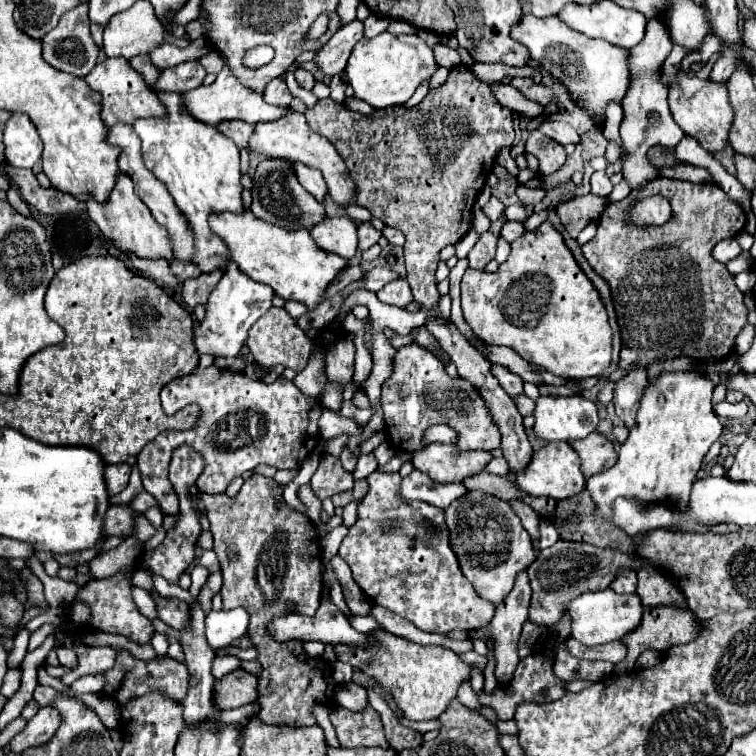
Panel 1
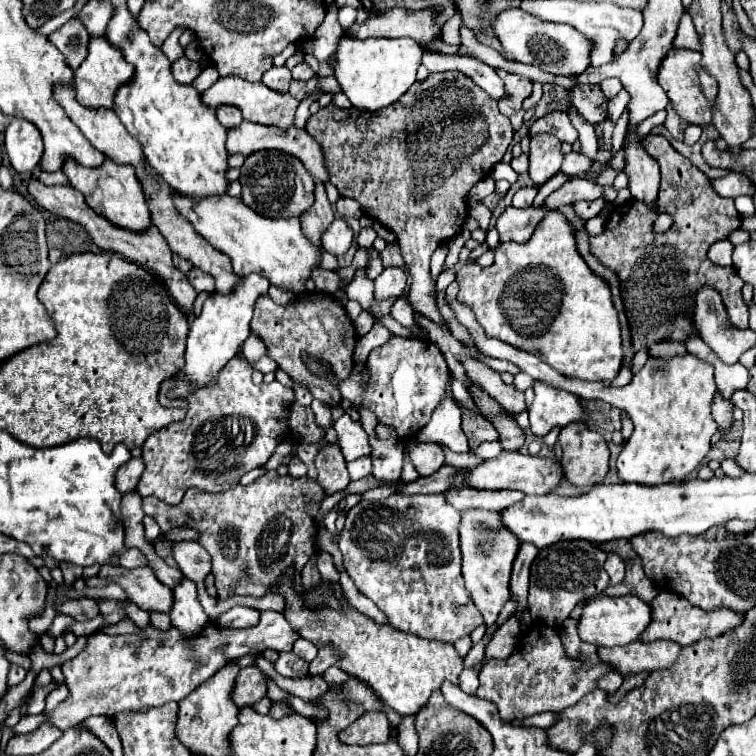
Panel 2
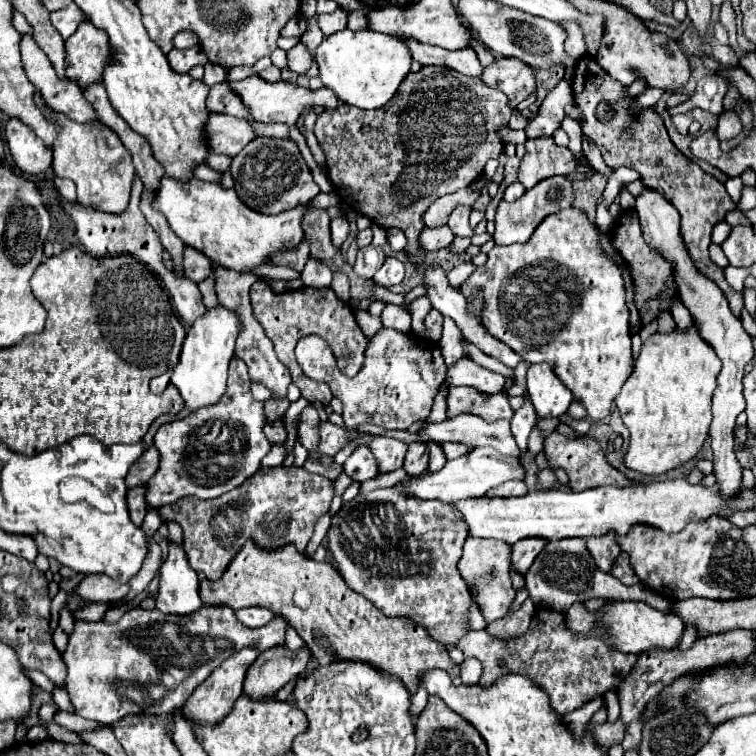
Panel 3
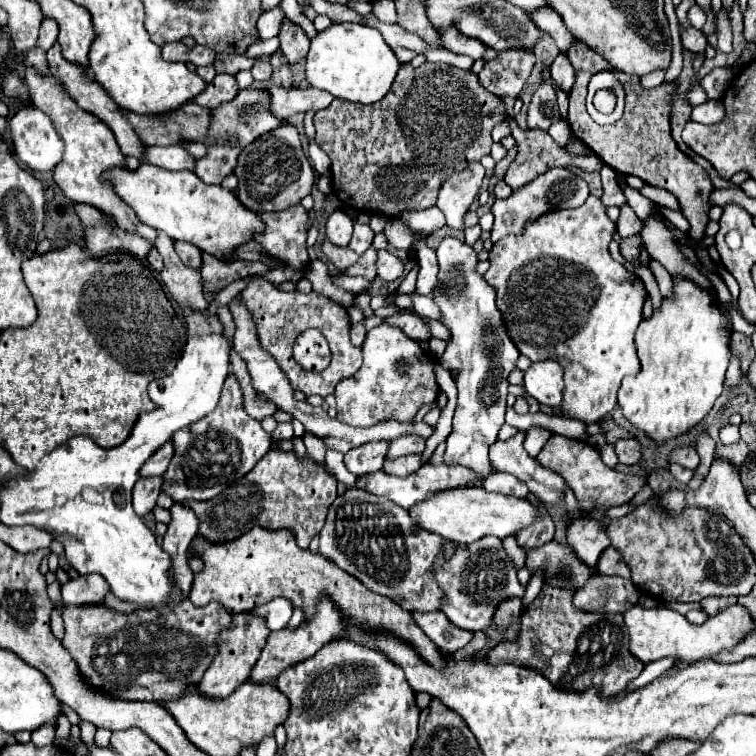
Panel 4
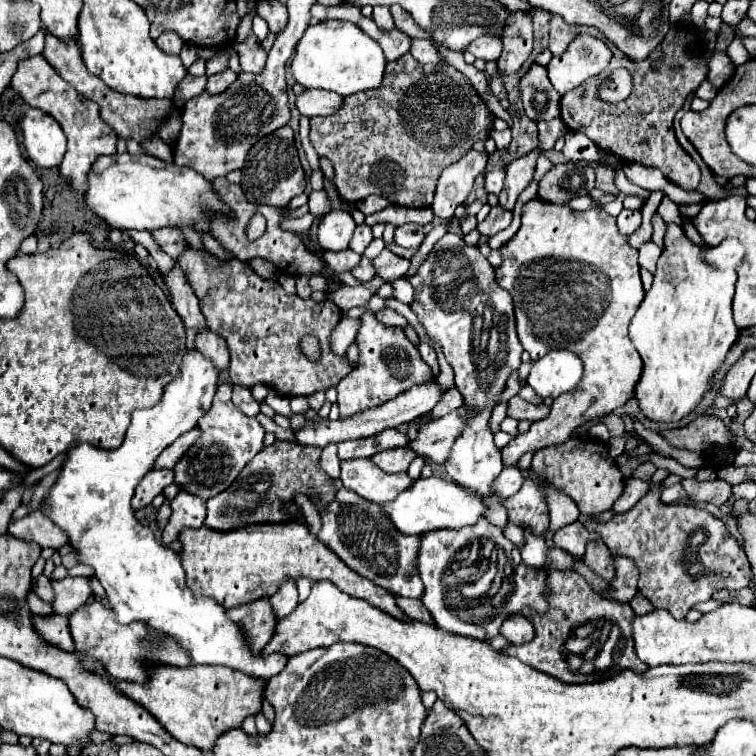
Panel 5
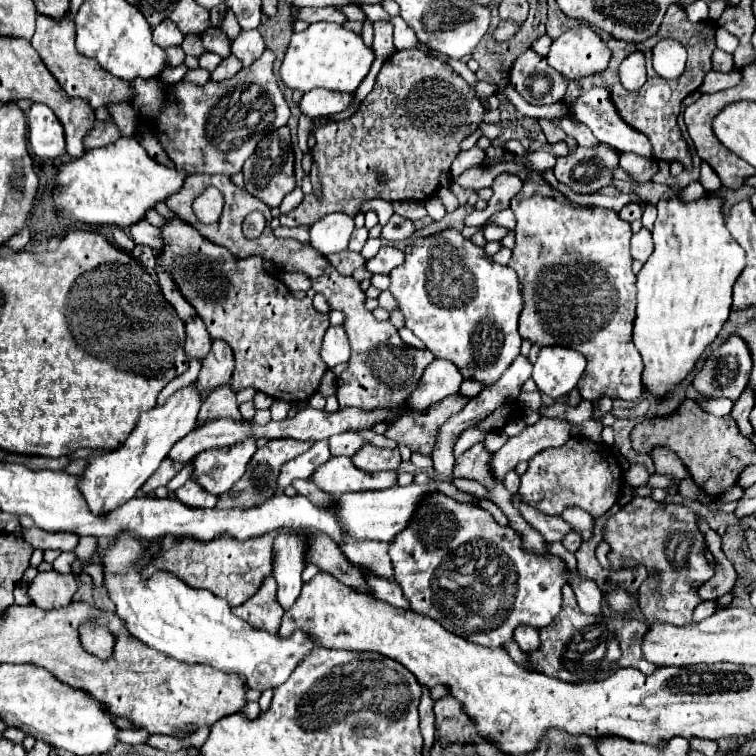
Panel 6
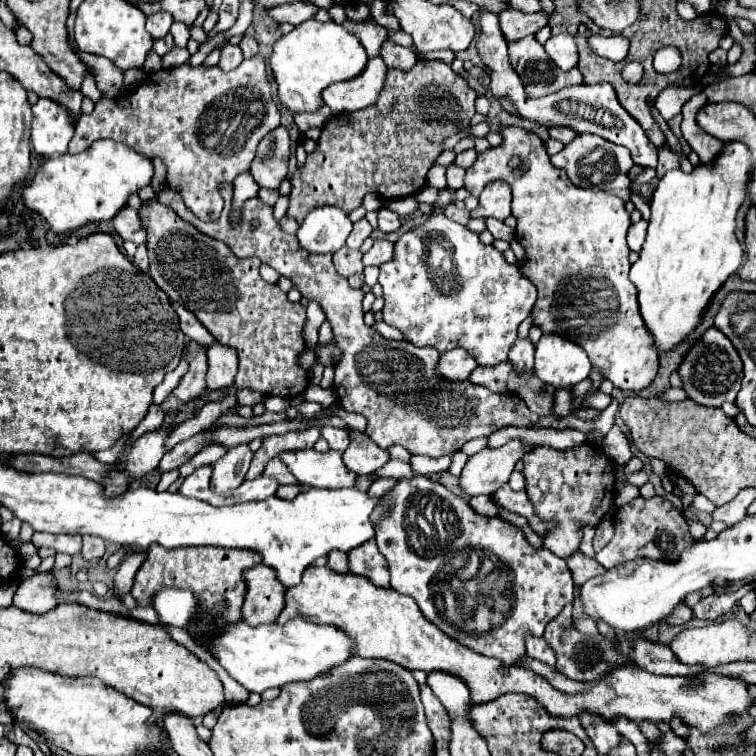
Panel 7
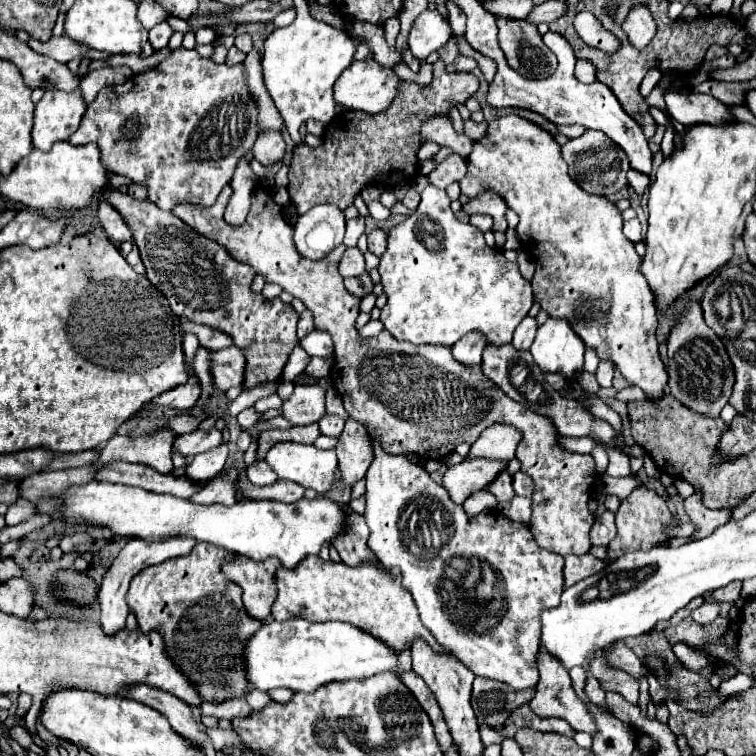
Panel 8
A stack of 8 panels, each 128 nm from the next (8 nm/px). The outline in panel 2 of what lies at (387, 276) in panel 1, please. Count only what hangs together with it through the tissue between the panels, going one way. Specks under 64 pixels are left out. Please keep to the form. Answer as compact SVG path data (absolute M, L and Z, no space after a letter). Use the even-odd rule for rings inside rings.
M370 248L370 254L372 254L372 260L370 260L370 264L366 266L366 276L368 276L370 280L376 280L378 274L384 270L384 266L382 266L382 260L380 260L380 256L378 256L378 252L376 252L374 248ZM321 268L314 270L312 280L314 280L316 288L318 288L318 290L324 290L326 294L334 294L334 292L342 286L335 272Z

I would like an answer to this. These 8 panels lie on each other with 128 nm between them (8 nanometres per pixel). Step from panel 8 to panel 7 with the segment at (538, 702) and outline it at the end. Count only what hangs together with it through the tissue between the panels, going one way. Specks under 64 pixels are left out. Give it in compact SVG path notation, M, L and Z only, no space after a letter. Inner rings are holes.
M526 638L526 654L544 664L550 664L550 666L556 664L554 650L548 646L548 642L544 638ZM582 714L580 722L600 754L608 754L612 748L620 746L622 742L620 732L612 724L608 724L604 718L600 718L598 714Z

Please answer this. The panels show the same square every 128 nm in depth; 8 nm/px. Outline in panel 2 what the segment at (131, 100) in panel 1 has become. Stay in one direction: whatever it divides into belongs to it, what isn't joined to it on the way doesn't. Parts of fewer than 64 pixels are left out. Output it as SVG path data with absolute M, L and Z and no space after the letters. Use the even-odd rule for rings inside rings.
M90 38L90 46L88 46L88 56L86 60L80 64L80 68L74 72L76 76L76 98L82 106L86 108L112 108L114 104L114 94L118 92L118 86L122 82L130 82L130 74L134 74L134 66L130 66L124 58L122 52L112 46L106 38Z

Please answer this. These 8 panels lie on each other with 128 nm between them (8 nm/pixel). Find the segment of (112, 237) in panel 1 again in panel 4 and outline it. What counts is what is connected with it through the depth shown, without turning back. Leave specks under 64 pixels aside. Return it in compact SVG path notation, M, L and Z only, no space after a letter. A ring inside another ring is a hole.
M26 68L24 72L24 80L30 86L30 98L34 102L34 106L38 110L42 110L44 114L48 114L48 118L54 122L54 128L58 130L58 136L64 142L64 156L58 162L58 166L54 168L54 182L62 188L62 192L72 200L72 202L84 202L90 204L98 210L102 210L104 214L110 214L114 218L118 218L120 226L136 232L148 240L154 240L154 230L148 228L146 224L138 222L134 210L130 210L130 206L126 206L122 202L122 198L118 198L118 194L114 194L114 188L110 186L110 182L102 180L102 172L108 168L126 168L126 158L120 152L120 148L116 146L116 138L112 134L112 130L102 124L100 118L96 118L94 114L78 108L78 104L64 92L62 84L58 84L58 78L54 78L52 74L44 76L34 68Z

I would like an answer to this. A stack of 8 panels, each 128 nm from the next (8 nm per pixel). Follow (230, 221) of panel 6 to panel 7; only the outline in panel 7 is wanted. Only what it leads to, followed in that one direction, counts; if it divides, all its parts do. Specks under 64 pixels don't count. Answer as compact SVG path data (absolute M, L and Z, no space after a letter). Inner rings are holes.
M222 184L220 194L226 206L216 222L198 220L184 206L180 192L174 188L166 186L160 190L158 202L172 208L182 220L196 226L202 234L230 246L238 258L258 256L262 264L272 266L280 276L288 276L302 292L302 296L308 296L308 300L316 300L322 306L326 318L332 324L334 338L342 348L342 358L336 364L334 380L338 402L346 412L362 414L368 420L366 434L380 448L400 444L410 454L422 454L436 459L460 450L464 443L472 439L488 437L502 426L514 424L514 396L488 392L484 386L476 386L468 380L440 380L434 372L434 366L440 358L436 348L418 348L410 342L392 342L364 324L360 298L364 292L350 288L348 280L334 270L330 254L310 254L302 250L296 236L280 230L280 224L272 216L272 208L266 206L260 198L247 200L247 211L246 204L242 206L242 224L232 226L232 184ZM254 218L260 220L258 228L252 228Z

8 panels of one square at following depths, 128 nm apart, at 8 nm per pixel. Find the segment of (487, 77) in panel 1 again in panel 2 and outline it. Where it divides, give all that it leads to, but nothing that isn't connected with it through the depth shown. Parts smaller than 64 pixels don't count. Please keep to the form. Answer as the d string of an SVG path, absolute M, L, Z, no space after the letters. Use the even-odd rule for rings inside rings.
M586 84L574 86L570 90L570 96L572 96L572 106L590 124L598 124L598 122L606 120L608 100L604 98L600 86L586 86Z

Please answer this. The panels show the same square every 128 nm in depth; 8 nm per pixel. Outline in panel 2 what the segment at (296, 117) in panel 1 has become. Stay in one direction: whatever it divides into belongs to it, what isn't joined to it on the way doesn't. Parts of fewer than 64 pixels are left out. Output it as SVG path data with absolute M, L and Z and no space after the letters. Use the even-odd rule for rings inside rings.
M242 122L238 128L232 128L228 130L228 142L226 142L226 148L230 154L244 154L244 156L250 156L258 150L280 150L280 152L286 152L290 156L296 156L300 158L300 162L304 162L306 170L310 172L312 178L316 178L318 182L330 182L328 178L328 170L326 170L326 164L324 164L324 154L322 154L322 146L318 146L318 142L304 130L304 128L296 128L296 126L290 126L286 130L278 128L278 126L262 126L262 124L254 124L254 122Z

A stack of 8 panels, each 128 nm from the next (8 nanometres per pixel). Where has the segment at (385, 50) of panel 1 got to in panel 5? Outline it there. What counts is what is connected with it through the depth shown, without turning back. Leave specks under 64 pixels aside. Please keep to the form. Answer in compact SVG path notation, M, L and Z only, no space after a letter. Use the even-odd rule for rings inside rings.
M326 20L308 26L292 60L292 74L304 88L332 90L340 96L376 90L382 84L384 68L386 56L380 44L346 20Z

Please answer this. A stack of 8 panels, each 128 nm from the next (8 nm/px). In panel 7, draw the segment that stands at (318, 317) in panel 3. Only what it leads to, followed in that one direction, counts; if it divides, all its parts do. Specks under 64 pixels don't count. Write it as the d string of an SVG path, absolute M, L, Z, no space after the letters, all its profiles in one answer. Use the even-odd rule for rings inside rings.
M158 200L144 202L140 210L140 218L148 232L150 276L154 278L154 282L168 294L172 302L178 302L186 310L194 312L196 318L216 338L216 342L236 348L240 366L238 366L234 386L238 390L242 388L258 390L264 396L274 394L282 398L288 398L288 396L294 398L294 394L304 394L310 382L310 374L308 370L302 370L298 366L298 354L306 348L306 342L302 336L304 324L306 324L306 308L300 302L292 304L276 284L268 284L260 278L258 258L254 256L244 260L236 258L226 244L198 232L192 224L178 218L174 210L160 204Z

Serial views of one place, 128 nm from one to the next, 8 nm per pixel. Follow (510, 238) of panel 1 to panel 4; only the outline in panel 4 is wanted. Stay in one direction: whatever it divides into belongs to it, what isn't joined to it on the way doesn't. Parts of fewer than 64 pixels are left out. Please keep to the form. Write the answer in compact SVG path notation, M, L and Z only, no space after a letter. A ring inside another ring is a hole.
M552 168L550 172L538 176L530 184L516 190L510 198L494 202L492 214L494 214L496 220L494 220L494 226L492 226L492 242L498 242L500 238L504 238L508 234L520 236L528 222L540 218L546 212L578 208L586 202L586 198L588 198L588 184L580 176L572 174L568 168Z

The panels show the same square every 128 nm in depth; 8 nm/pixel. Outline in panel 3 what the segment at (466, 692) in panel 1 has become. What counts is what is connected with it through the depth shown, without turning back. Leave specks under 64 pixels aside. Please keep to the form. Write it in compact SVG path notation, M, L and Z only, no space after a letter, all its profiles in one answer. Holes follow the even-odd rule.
M528 598L520 610L516 610L514 614L506 616L506 618L500 618L496 622L490 622L486 626L486 630L494 636L494 638L500 638L500 640L512 640L512 638L520 638L528 626L530 626L530 620L534 616L536 608L534 608L534 602ZM475 657L465 659L460 666L460 676L462 676L462 682L466 686L472 686L480 681L482 674L482 664L480 660Z

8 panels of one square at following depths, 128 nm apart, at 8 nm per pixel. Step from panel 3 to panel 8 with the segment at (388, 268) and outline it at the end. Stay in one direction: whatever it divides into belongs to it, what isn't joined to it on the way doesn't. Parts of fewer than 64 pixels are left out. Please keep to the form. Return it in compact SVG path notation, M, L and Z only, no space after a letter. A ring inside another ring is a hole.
M374 230L368 234L368 250L376 256L382 256L386 252L386 232L384 230Z

